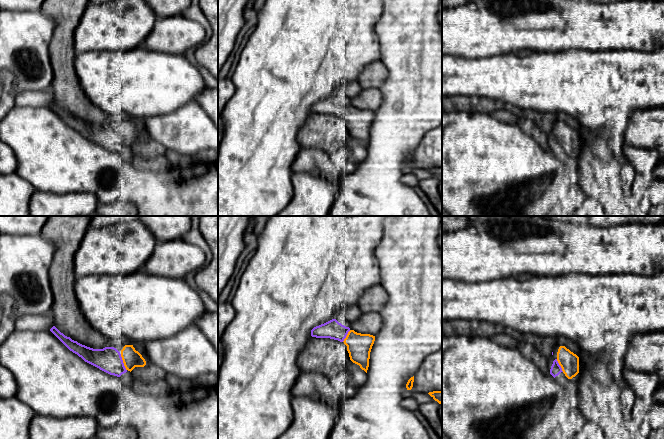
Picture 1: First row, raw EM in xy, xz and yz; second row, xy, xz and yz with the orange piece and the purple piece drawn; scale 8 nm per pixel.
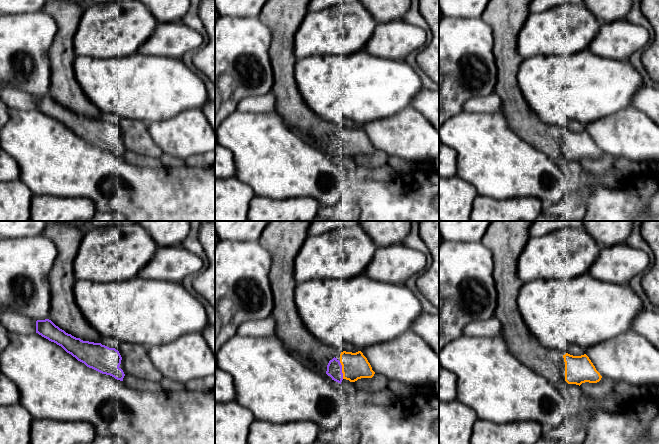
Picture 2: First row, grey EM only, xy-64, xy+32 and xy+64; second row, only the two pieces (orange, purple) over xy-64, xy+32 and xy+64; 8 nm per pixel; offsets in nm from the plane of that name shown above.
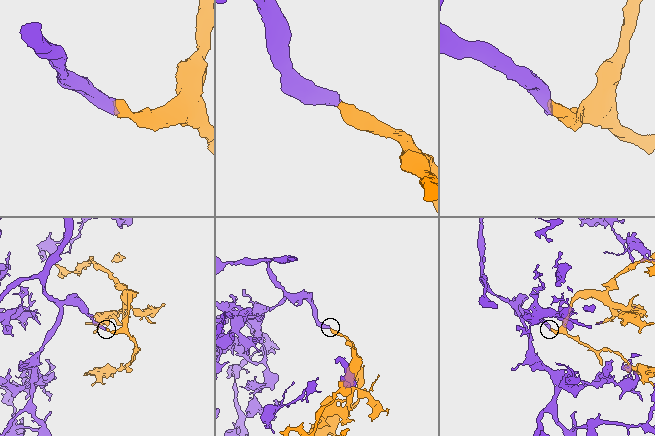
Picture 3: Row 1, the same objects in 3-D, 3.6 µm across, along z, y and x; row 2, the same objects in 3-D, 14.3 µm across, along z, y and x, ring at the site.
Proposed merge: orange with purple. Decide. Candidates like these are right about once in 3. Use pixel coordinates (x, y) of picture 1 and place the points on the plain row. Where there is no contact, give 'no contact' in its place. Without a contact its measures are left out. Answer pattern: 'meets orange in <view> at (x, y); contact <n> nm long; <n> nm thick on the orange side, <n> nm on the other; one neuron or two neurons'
meets orange in xy at (123, 138); contact 140 nm long; 150 nm thick on the orange side, 200 nm on the other; one neuron

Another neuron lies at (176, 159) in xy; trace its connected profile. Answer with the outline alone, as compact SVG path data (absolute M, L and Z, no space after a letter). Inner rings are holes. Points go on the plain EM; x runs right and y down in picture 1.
M167 150L165 157L172 166L187 167L194 163L191 156L180 154L173 150Z

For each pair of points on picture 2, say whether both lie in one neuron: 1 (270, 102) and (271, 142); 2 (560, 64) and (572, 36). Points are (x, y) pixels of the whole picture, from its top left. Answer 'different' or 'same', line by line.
1: different
2: different

